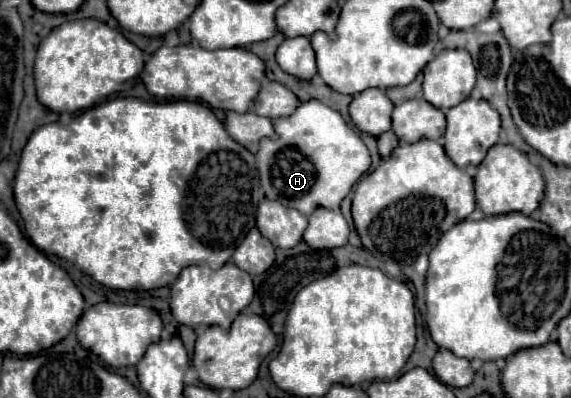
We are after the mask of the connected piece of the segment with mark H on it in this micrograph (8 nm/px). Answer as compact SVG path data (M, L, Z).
M317 99L301 103L289 117L273 121L275 139L261 139L257 151L257 169L267 199L311 215L317 207L337 209L357 179L369 171L371 157L353 127L345 123L339 111Z

